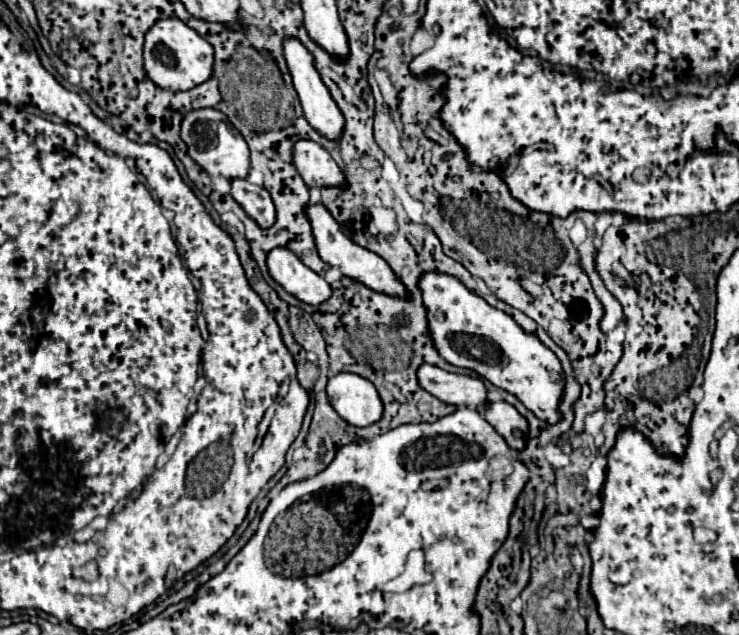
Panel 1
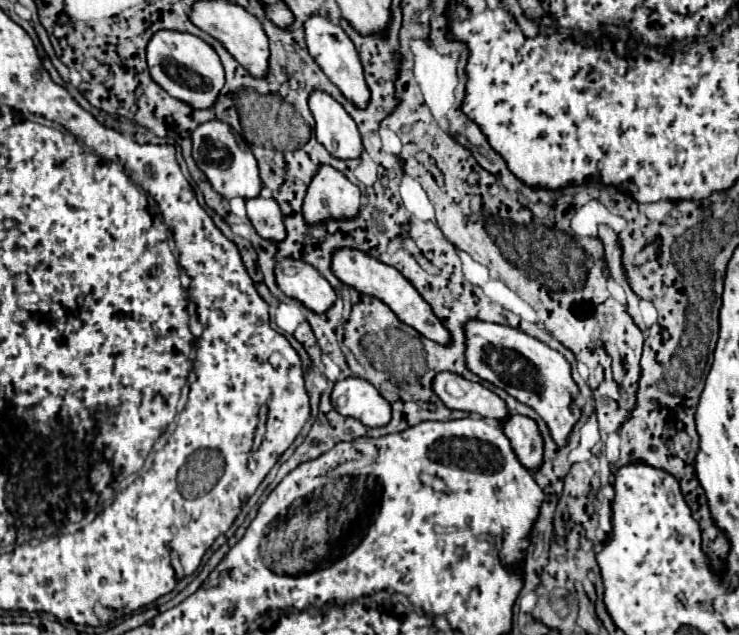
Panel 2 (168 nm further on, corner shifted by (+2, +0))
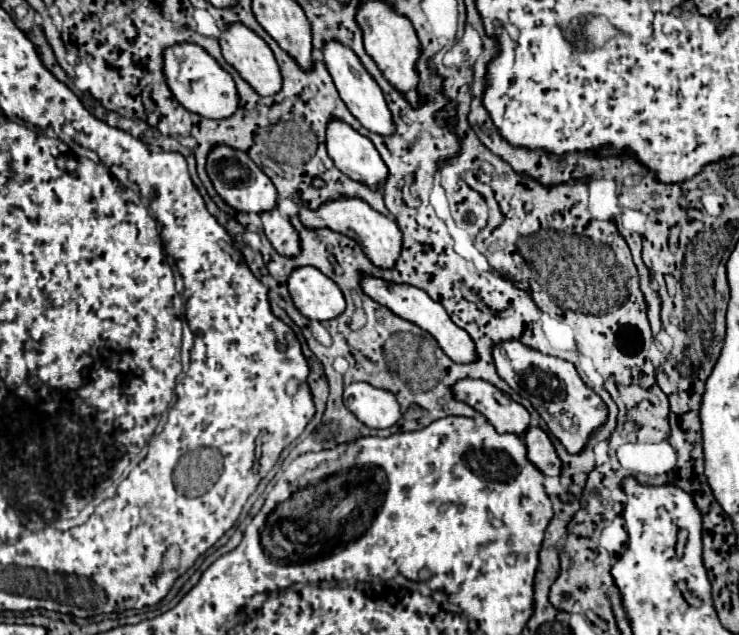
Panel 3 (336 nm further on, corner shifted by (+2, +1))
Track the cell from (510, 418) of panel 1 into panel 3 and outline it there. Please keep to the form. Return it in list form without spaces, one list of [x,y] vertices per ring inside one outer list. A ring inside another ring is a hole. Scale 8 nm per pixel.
[[[529,428],[525,432],[527,444],[527,458],[535,464],[545,476],[559,476],[561,474],[561,460],[549,440],[549,436],[541,428]]]

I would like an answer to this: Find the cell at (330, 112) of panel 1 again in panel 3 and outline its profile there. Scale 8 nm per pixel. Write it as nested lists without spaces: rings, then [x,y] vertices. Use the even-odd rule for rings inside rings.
[[[331,120],[327,126],[327,152],[349,178],[373,190],[379,190],[387,182],[389,170],[373,142],[341,120]]]

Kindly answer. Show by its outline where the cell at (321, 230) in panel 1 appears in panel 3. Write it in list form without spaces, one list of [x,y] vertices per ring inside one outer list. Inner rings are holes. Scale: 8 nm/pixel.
[[[365,276],[361,280],[361,286],[365,290],[367,296],[371,296],[375,302],[387,306],[389,310],[393,310],[397,316],[417,324],[419,328],[427,330],[437,342],[439,346],[443,348],[443,352],[457,364],[471,364],[477,360],[477,350],[475,350],[475,344],[473,344],[473,338],[463,330],[459,328],[457,324],[453,324],[453,320],[449,318],[449,314],[445,312],[445,308],[431,300],[427,292],[423,292],[421,288],[415,288],[415,286],[409,286],[409,284],[389,284],[381,278],[373,278],[373,276]]]

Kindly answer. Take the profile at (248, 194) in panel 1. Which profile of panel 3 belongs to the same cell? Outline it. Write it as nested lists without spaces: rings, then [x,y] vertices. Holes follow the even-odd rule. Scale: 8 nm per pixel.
[[[277,208],[263,212],[261,220],[263,220],[265,234],[267,234],[269,242],[281,256],[297,256],[297,252],[301,252],[297,230],[291,226],[289,220],[285,220],[279,214]]]

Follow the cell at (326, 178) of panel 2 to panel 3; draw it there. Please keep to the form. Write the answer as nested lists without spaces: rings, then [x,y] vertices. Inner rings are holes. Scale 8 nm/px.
[[[349,198],[349,200],[333,200],[333,202],[325,202],[321,208],[317,210],[309,210],[303,208],[301,210],[301,222],[307,228],[333,228],[353,240],[357,240],[363,246],[363,252],[367,254],[367,258],[383,270],[391,270],[393,264],[397,264],[397,256],[401,256],[401,230],[397,226],[397,222],[393,218],[387,218],[379,212],[375,212],[369,204],[365,204],[359,198]]]

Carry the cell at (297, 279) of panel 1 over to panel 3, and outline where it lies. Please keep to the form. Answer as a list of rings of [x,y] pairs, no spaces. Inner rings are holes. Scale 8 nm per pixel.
[[[297,268],[287,284],[295,306],[309,320],[333,320],[345,312],[341,288],[317,268]]]

